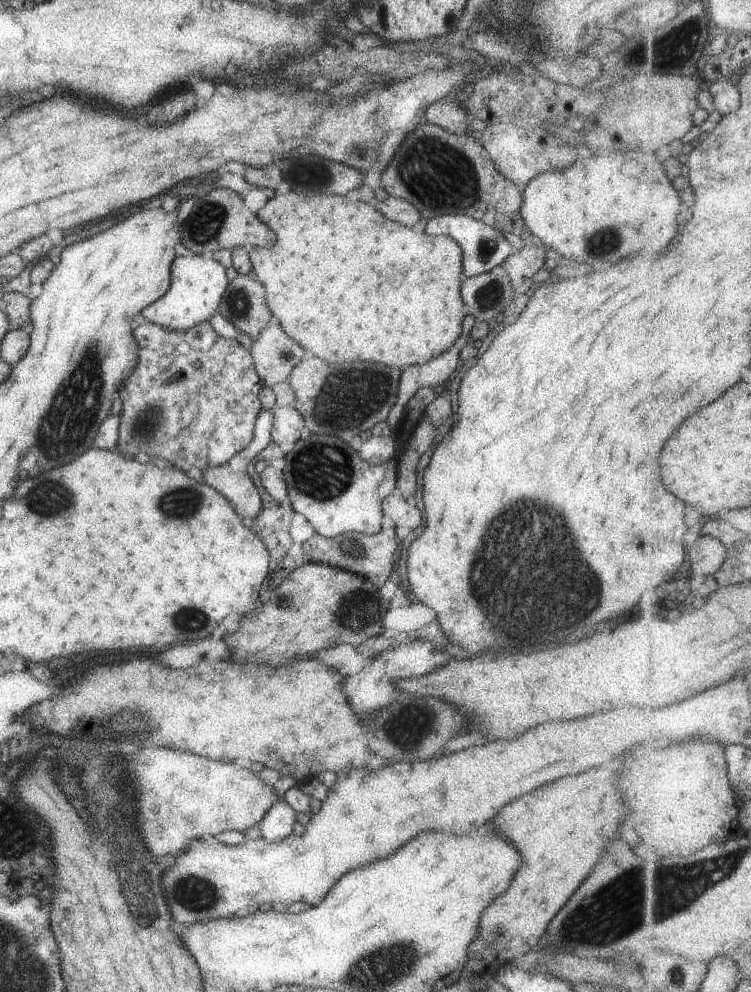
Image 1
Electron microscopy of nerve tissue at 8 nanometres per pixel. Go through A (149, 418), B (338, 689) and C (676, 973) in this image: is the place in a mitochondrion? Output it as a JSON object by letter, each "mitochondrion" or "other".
{"A":"mitochondrion","B":"other","C":"mitochondrion"}

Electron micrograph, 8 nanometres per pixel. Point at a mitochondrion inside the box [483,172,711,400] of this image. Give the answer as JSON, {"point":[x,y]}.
{"point":[606,242]}

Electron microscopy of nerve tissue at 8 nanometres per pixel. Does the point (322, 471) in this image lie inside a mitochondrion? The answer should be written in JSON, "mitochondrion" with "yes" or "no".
{"mitochondrion":"yes"}

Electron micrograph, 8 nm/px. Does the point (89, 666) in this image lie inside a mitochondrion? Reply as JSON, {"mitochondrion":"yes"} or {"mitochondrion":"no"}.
{"mitochondrion":"no"}

